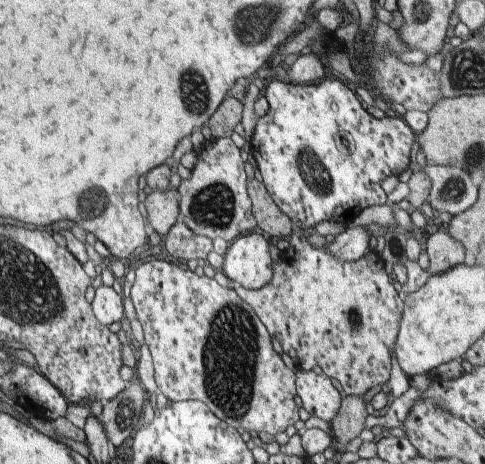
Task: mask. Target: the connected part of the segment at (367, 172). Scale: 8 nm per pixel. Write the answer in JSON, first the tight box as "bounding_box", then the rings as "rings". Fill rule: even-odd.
{"bounding_box":[249,78,416,228],"rings":[[[338,78],[310,84],[294,84],[286,79],[266,84],[265,97],[269,110],[258,118],[249,141],[251,153],[263,178],[264,186],[276,206],[294,225],[315,228],[322,221],[333,220],[346,225],[365,208],[388,204],[382,182],[408,168],[416,135],[402,118],[375,118],[348,85]]]}

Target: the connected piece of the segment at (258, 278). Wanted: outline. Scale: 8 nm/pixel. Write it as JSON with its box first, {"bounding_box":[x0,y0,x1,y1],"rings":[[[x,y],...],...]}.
{"bounding_box":[221,232,272,290],"rings":[[[258,232],[246,233],[229,243],[221,271],[232,284],[260,290],[272,280],[269,243]]]}

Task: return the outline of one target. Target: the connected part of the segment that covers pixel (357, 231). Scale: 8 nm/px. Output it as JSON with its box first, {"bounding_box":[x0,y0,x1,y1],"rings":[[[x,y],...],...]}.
{"bounding_box":[325,227,374,262],"rings":[[[365,227],[347,228],[335,236],[333,242],[325,245],[326,250],[344,262],[356,262],[368,253],[368,246],[373,246],[374,239],[370,233]]]}

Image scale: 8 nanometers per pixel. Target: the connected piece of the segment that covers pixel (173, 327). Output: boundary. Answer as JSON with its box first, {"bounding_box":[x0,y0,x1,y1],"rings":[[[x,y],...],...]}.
{"bounding_box":[131,258,300,434],"rings":[[[153,258],[134,266],[135,280],[131,288],[131,300],[136,309],[136,316],[140,324],[142,325],[145,344],[151,352],[154,364],[154,378],[159,389],[158,392],[162,392],[166,396],[169,403],[187,401],[187,400],[199,400],[206,404],[206,406],[220,419],[234,426],[234,428],[244,428],[244,430],[250,430],[250,432],[266,432],[266,434],[278,434],[278,432],[284,432],[288,426],[292,426],[294,422],[300,420],[298,416],[299,407],[294,402],[294,396],[297,394],[296,388],[296,376],[290,368],[286,368],[286,364],[282,360],[282,356],[275,352],[272,348],[272,338],[270,333],[266,330],[266,326],[262,324],[262,321],[254,312],[254,309],[242,300],[238,293],[234,291],[234,288],[222,287],[215,279],[208,276],[198,276],[198,274],[184,270],[179,265],[166,262],[164,260],[157,260]]]}

